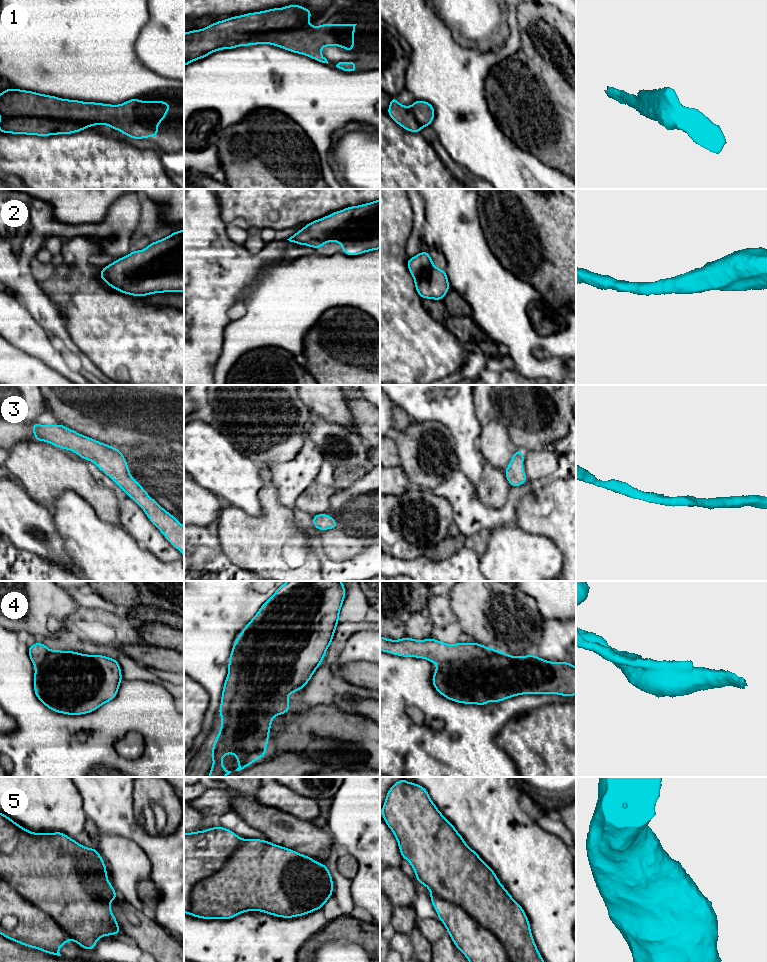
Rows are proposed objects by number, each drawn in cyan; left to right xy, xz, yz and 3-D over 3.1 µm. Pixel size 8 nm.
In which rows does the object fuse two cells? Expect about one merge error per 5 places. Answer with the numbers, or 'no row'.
1, 4, 5

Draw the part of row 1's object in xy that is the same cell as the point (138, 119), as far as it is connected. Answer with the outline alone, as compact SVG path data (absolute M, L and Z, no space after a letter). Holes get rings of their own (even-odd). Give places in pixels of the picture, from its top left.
M7 88L0 93L0 116L46 117L108 125L131 139L158 136L158 123L172 108L168 101L139 101L138 97L119 105L62 99L33 91Z

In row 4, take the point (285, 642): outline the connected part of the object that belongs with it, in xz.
M287 581L283 585L277 587L276 592L265 603L263 603L256 615L244 627L244 636L242 637L242 641L239 645L240 656L237 690L230 703L227 715L222 718L219 733L214 744L212 745L212 754L210 756L213 759L213 765L212 769L208 770L209 777L226 777L231 773L231 771L226 770L222 765L222 758L226 754L236 755L239 767L235 771L240 771L251 765L259 758L266 756L266 747L269 741L269 732L271 730L272 720L275 716L286 714L290 710L290 701L288 700L287 696L291 695L295 691L301 691L310 681L315 670L320 667L326 651L333 640L336 626L339 623L340 609L345 597L345 586L341 581Z

